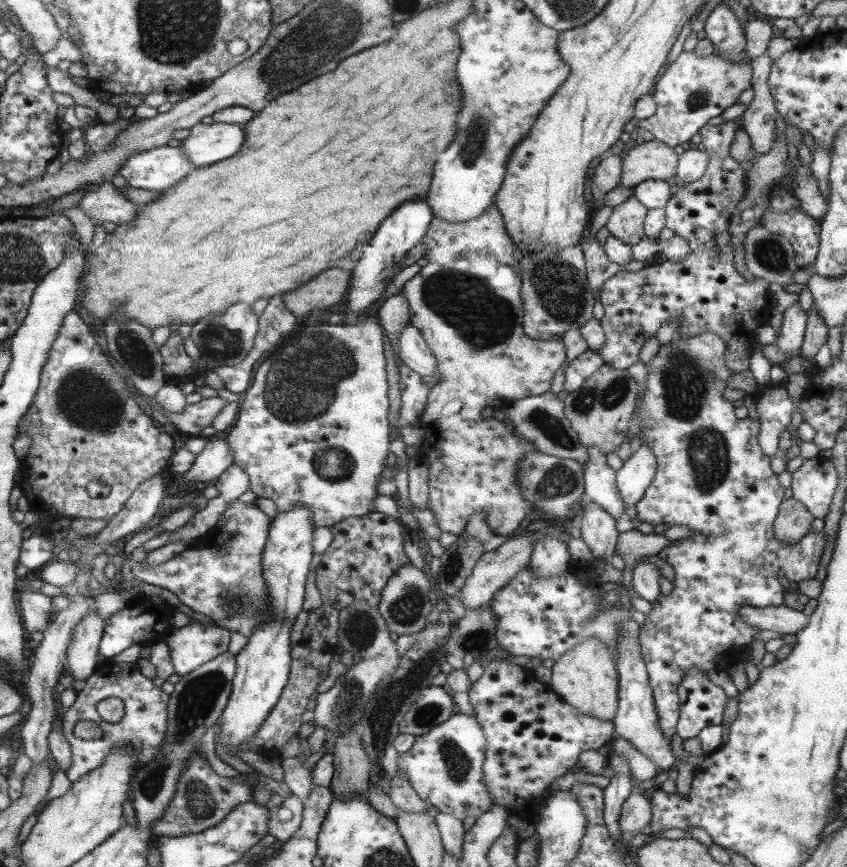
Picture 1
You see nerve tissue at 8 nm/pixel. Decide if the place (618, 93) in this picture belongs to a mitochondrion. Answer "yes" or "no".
no

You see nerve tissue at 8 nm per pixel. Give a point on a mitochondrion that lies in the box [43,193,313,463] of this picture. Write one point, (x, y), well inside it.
(83, 395)

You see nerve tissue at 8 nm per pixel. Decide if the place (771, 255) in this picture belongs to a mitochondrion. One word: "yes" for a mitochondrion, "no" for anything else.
yes

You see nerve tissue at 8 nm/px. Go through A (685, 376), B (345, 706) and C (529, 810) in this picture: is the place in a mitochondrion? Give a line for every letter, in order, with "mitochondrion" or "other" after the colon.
A: mitochondrion
B: mitochondrion
C: other

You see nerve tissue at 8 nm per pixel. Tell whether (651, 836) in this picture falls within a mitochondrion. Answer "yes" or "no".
no

